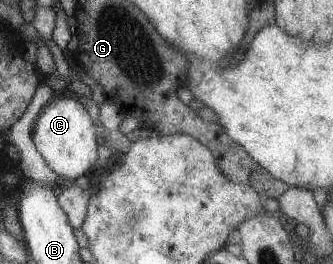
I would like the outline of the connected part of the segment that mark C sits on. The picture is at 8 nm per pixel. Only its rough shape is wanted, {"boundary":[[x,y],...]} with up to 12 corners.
{"boundary":[[53,97],[31,126],[32,142],[62,179],[97,160],[85,107]]}

